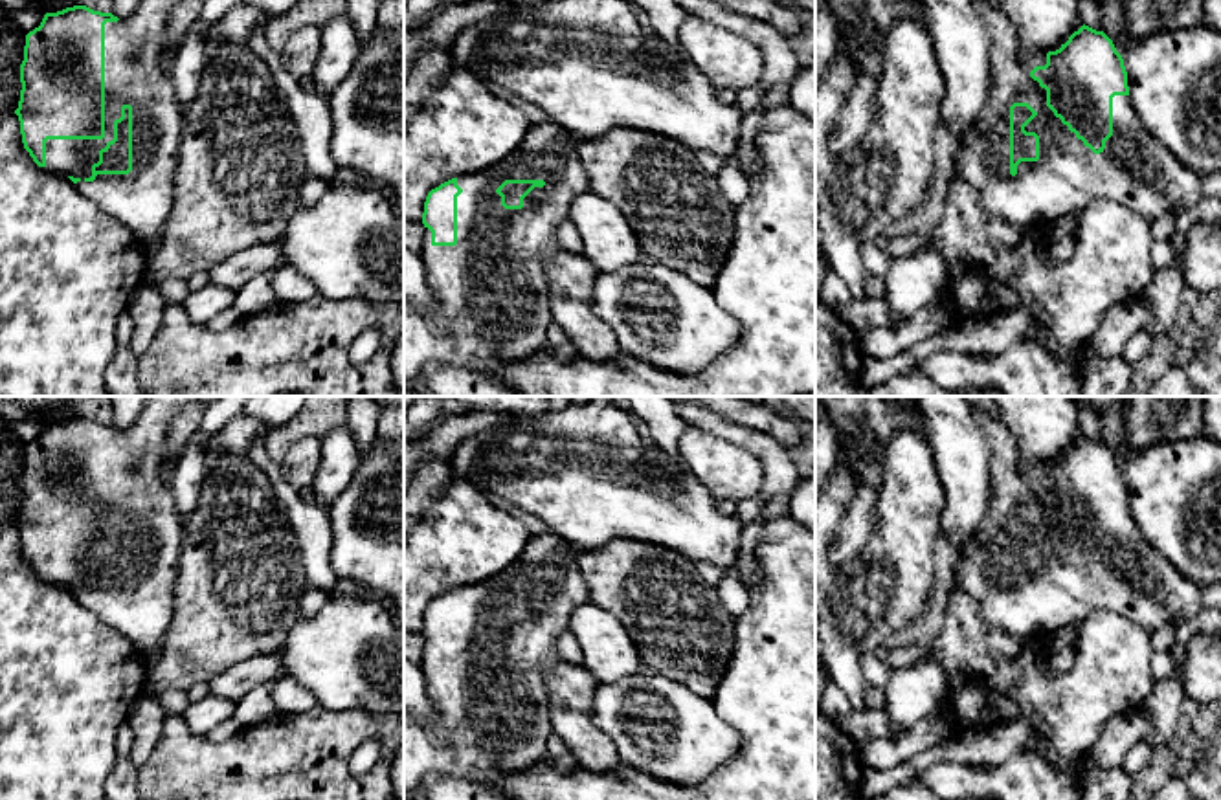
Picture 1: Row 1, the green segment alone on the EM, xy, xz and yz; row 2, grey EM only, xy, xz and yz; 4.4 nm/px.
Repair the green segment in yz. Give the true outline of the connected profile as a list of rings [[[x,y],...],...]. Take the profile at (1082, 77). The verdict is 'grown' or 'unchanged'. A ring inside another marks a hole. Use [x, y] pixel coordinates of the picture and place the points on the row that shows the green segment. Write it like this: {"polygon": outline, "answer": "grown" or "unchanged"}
{"polygon": [[[973,0],[990,37],[990,97],[973,123],[964,145],[955,152],[955,171],[977,193],[990,215],[1015,226],[1050,224],[1059,217],[1081,213],[1094,200],[1118,202],[1151,224],[1168,211],[1192,213],[1204,198],[1201,174],[1179,161],[1140,123],[1129,97],[1127,72],[1113,40],[1089,26],[1074,31],[1056,51],[1026,53],[1015,24],[1001,6]]], "answer": "grown"}

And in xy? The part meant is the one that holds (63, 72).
{"polygon": [[[141,0],[138,9],[123,20],[86,6],[46,13],[40,26],[26,35],[20,64],[22,90],[15,114],[20,121],[24,149],[39,167],[68,176],[86,198],[125,224],[145,248],[162,233],[173,209],[184,117],[171,77],[160,70],[158,48],[178,2]]], "answer": "grown"}

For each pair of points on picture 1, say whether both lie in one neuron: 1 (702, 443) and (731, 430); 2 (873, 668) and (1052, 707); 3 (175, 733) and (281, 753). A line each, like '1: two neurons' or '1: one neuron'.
1: two neurons
2: two neurons
3: one neuron

